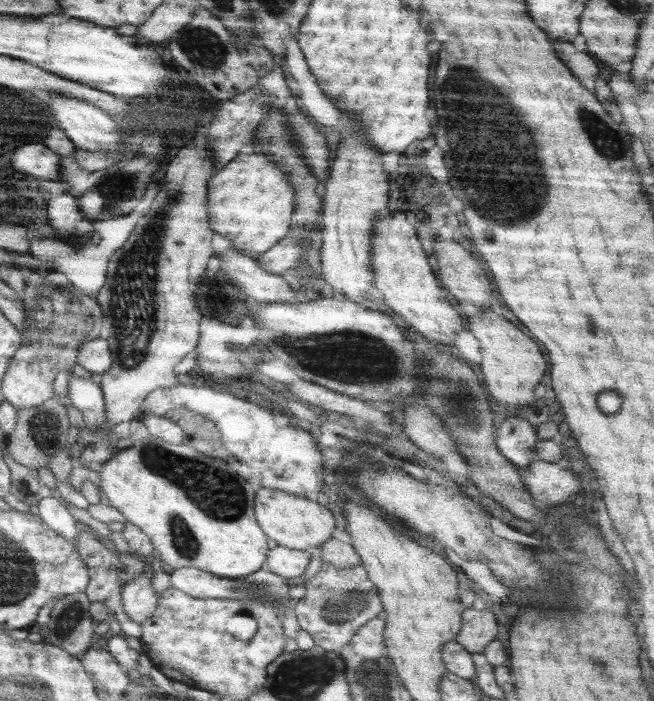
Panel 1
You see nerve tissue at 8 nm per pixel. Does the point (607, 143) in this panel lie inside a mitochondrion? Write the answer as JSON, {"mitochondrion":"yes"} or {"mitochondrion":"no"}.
{"mitochondrion":"yes"}

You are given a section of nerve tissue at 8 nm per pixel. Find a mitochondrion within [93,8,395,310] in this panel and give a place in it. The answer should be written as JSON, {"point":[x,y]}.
{"point":[207,50]}

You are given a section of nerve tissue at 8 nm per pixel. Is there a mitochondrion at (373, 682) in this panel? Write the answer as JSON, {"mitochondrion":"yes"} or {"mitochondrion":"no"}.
{"mitochondrion":"yes"}

